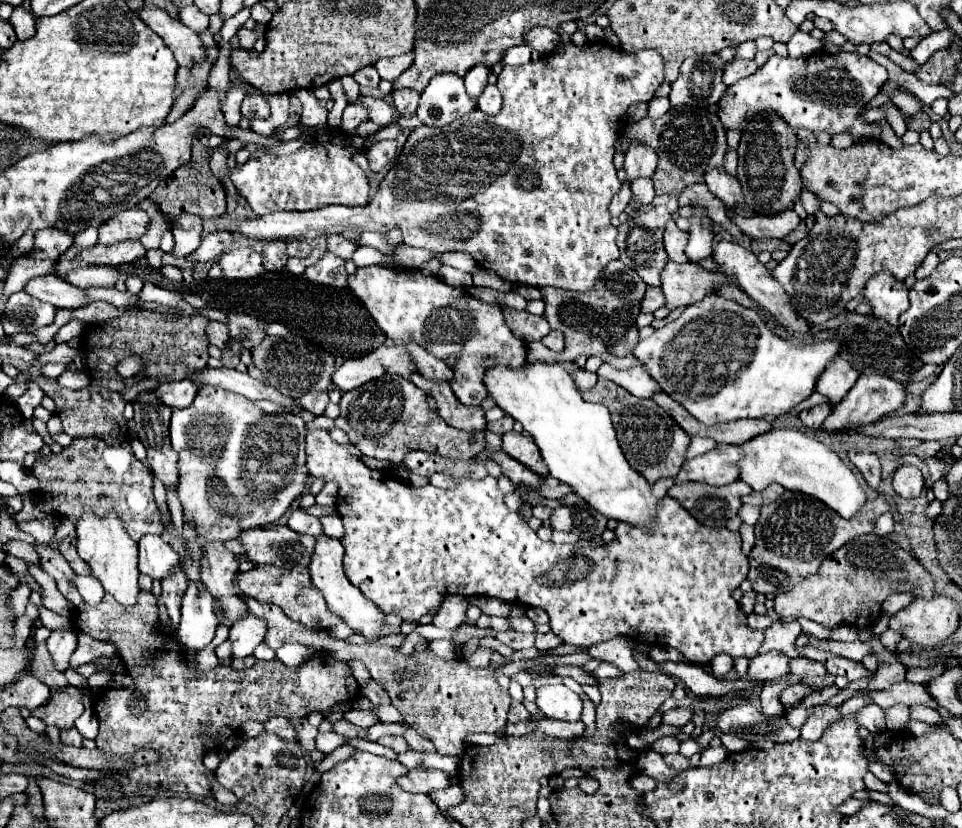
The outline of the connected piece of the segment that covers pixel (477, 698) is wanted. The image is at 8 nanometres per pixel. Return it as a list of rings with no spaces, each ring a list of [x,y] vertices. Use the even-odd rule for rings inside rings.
[[[242,595],[242,599],[248,605],[250,613],[264,619],[268,627],[264,643],[274,651],[284,643],[302,643],[302,645],[314,645],[320,651],[324,649],[326,653],[334,655],[334,659],[340,661],[360,659],[362,663],[366,663],[366,669],[370,671],[372,679],[388,691],[392,705],[400,711],[404,723],[414,727],[418,735],[430,739],[436,745],[438,753],[442,755],[462,757],[462,743],[466,735],[502,733],[508,723],[506,715],[510,707],[510,695],[508,691],[502,691],[498,687],[498,683],[492,677],[494,673],[488,667],[472,669],[464,659],[442,661],[432,651],[420,655],[414,651],[410,657],[404,657],[394,647],[350,645],[342,639],[334,639],[328,631],[312,631],[302,623],[288,619],[276,605],[262,605],[248,595]]]

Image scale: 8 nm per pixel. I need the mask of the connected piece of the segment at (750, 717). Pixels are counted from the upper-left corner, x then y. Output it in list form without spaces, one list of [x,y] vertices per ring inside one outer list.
[[[744,703],[730,707],[716,715],[716,727],[722,733],[736,735],[746,741],[774,741],[774,743],[792,743],[800,737],[800,731],[790,727],[786,717],[764,717],[754,705]]]

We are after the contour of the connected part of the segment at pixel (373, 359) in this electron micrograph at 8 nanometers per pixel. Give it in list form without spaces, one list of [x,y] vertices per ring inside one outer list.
[[[384,345],[366,357],[346,359],[332,375],[332,381],[340,391],[352,391],[384,373],[394,373],[410,381],[410,375],[418,373],[418,367],[412,355],[408,355],[400,345]]]

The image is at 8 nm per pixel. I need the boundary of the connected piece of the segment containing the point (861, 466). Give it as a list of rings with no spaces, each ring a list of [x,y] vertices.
[[[848,451],[850,461],[856,465],[856,469],[862,473],[862,477],[866,479],[866,483],[870,485],[870,489],[878,489],[880,485],[880,461],[878,455],[868,453],[868,451]]]

